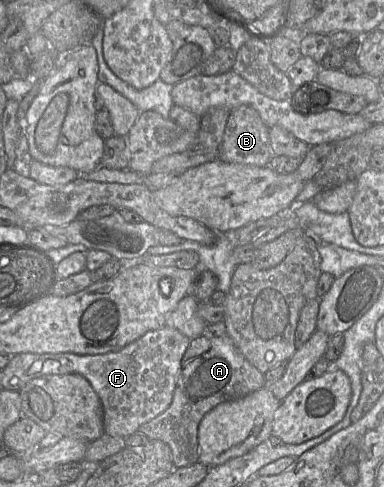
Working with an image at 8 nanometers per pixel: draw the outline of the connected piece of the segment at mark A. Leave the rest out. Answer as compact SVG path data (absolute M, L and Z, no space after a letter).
M226 334L191 340L178 370L173 398L165 411L138 429L150 440L161 440L171 450L176 468L199 462L198 427L206 413L218 404L242 398L265 385L265 377L255 368Z

